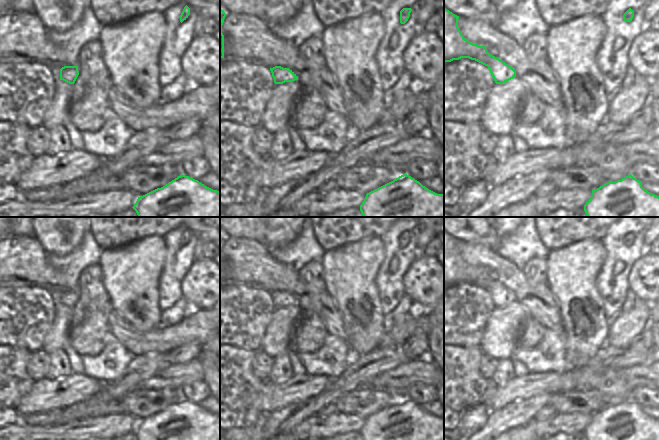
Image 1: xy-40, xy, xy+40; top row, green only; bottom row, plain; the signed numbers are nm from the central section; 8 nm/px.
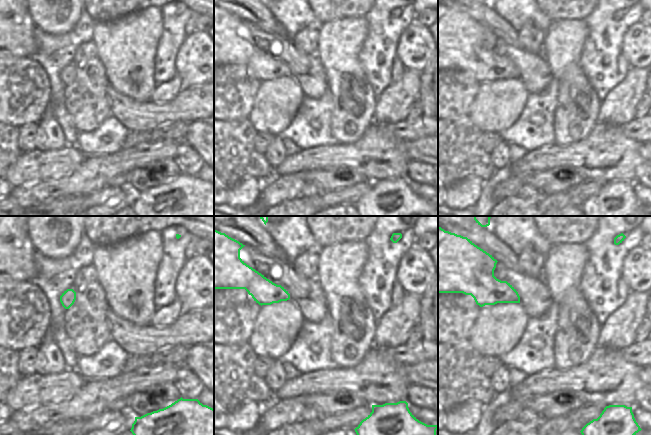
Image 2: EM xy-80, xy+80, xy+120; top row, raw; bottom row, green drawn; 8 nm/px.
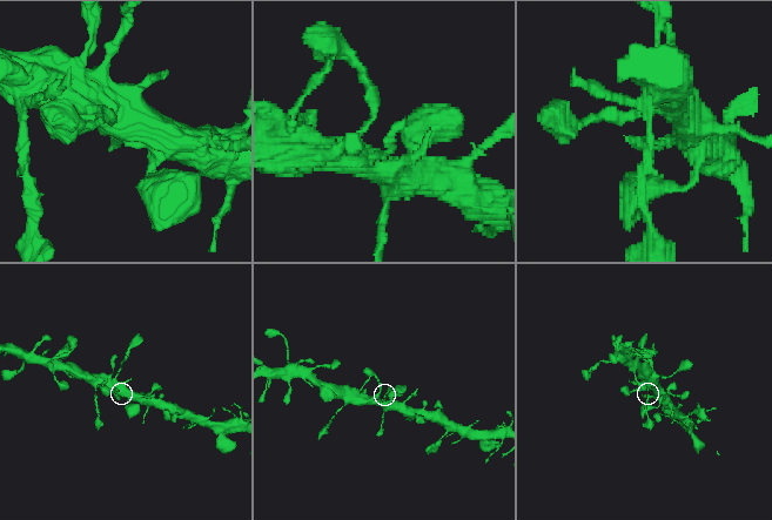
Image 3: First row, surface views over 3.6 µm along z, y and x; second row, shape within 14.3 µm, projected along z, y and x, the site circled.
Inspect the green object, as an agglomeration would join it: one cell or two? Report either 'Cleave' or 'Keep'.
Keep

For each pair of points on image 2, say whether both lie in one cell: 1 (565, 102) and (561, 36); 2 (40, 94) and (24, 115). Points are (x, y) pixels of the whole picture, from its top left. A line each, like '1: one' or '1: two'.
1: one
2: one

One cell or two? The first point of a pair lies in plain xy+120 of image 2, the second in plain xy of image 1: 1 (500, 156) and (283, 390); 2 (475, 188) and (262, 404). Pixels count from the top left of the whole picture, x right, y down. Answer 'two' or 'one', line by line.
1: two
2: two

